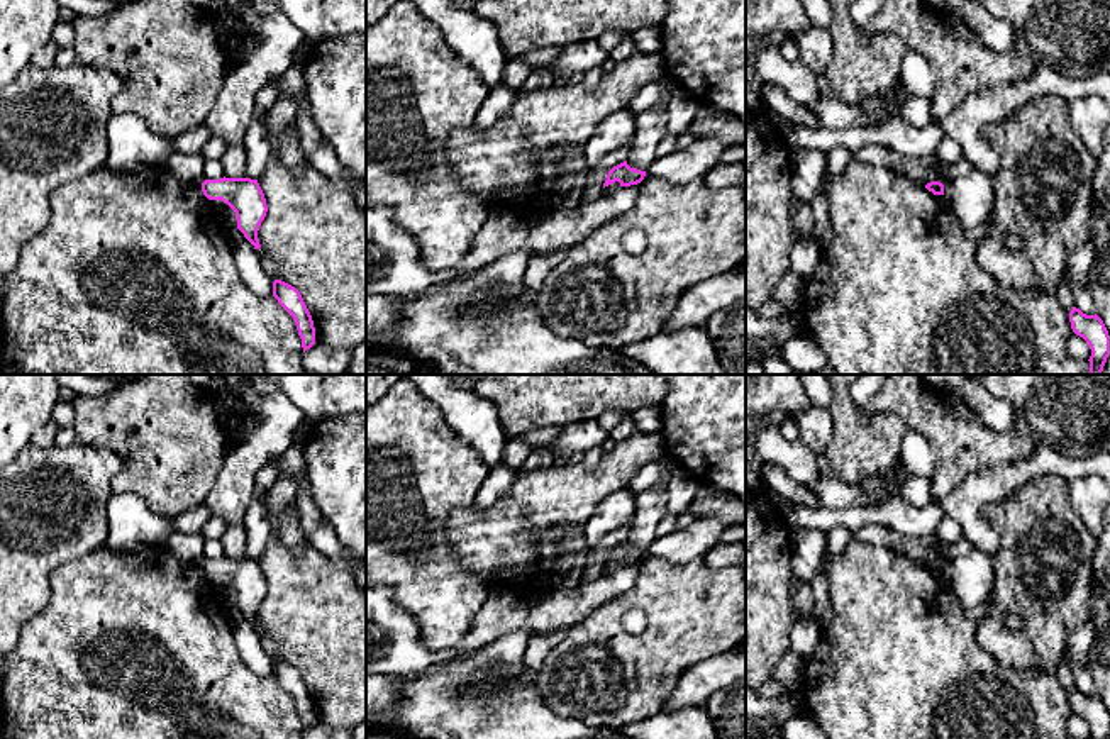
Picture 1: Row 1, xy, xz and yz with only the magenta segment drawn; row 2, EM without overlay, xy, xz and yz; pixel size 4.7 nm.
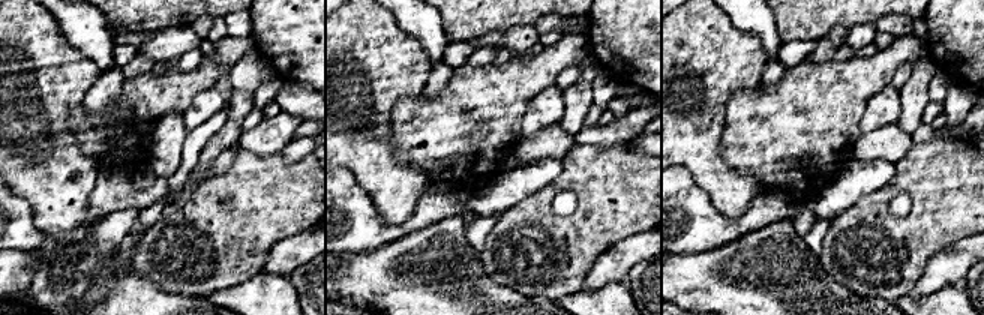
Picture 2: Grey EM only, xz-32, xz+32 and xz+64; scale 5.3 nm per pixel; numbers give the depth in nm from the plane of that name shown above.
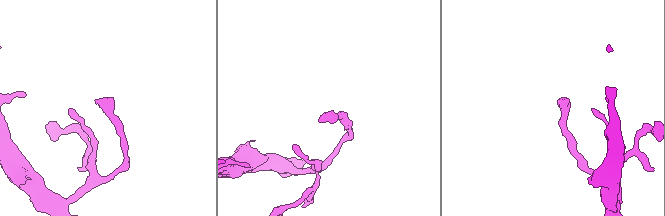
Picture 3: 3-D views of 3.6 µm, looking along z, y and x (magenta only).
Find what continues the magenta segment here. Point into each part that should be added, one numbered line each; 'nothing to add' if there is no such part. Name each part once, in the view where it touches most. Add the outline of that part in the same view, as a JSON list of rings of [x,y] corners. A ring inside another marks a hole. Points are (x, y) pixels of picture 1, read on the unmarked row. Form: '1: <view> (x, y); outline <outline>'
nothing to add

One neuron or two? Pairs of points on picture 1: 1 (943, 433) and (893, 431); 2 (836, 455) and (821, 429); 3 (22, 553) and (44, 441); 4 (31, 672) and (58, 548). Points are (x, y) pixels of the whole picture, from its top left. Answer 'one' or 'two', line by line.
1: two
2: two
3: two
4: two

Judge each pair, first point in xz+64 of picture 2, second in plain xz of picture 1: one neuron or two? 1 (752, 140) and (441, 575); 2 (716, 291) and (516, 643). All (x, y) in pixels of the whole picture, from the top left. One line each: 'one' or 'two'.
1: two
2: one

